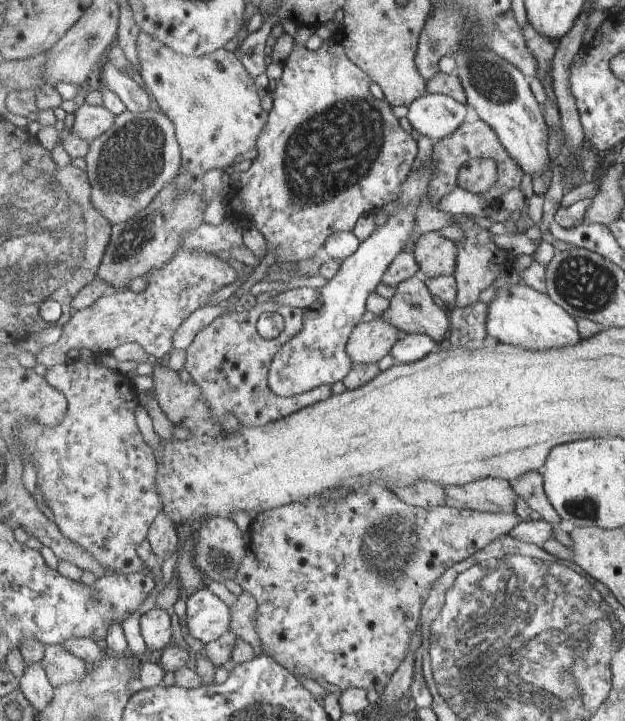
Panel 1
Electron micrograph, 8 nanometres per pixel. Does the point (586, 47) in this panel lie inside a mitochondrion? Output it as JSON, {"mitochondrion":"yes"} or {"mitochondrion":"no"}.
{"mitochondrion":"no"}

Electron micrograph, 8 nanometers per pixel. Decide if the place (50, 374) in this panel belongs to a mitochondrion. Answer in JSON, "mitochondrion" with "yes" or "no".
{"mitochondrion":"no"}

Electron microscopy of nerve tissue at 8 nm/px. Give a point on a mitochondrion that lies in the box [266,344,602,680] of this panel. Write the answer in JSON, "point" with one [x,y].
{"point":[393,545]}

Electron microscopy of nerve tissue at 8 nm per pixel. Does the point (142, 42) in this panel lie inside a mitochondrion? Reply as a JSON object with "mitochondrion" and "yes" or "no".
{"mitochondrion":"no"}

